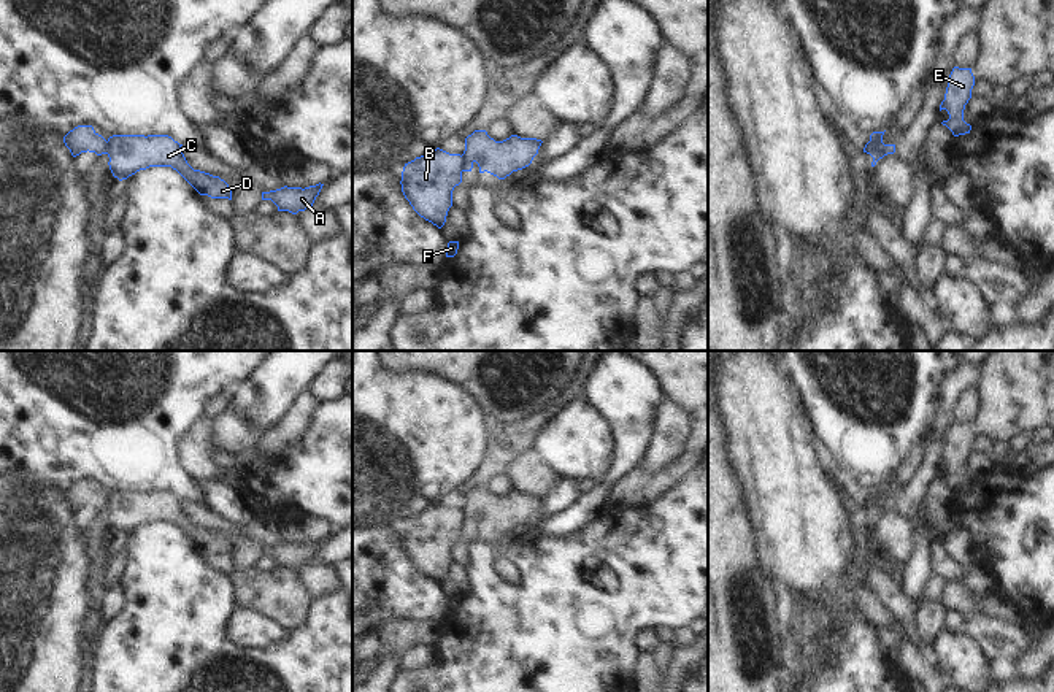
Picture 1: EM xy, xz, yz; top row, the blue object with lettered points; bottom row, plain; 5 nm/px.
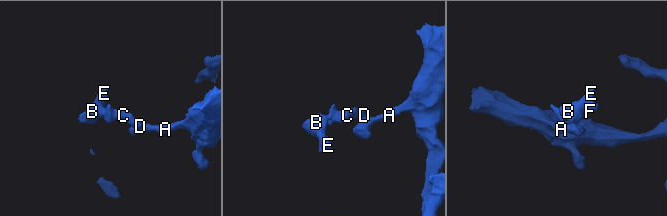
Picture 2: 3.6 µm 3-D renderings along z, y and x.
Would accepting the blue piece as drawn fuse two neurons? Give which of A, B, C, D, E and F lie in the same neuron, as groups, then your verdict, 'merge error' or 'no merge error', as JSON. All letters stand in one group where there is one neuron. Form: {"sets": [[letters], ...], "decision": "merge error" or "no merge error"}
{"sets": [["A", "C", "D"], ["B", "E", "F"]], "decision": "merge error"}

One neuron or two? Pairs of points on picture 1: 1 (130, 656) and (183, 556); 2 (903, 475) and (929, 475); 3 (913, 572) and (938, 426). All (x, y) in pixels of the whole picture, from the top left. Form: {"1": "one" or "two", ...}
{"1": "one", "2": "two", "3": "one"}

